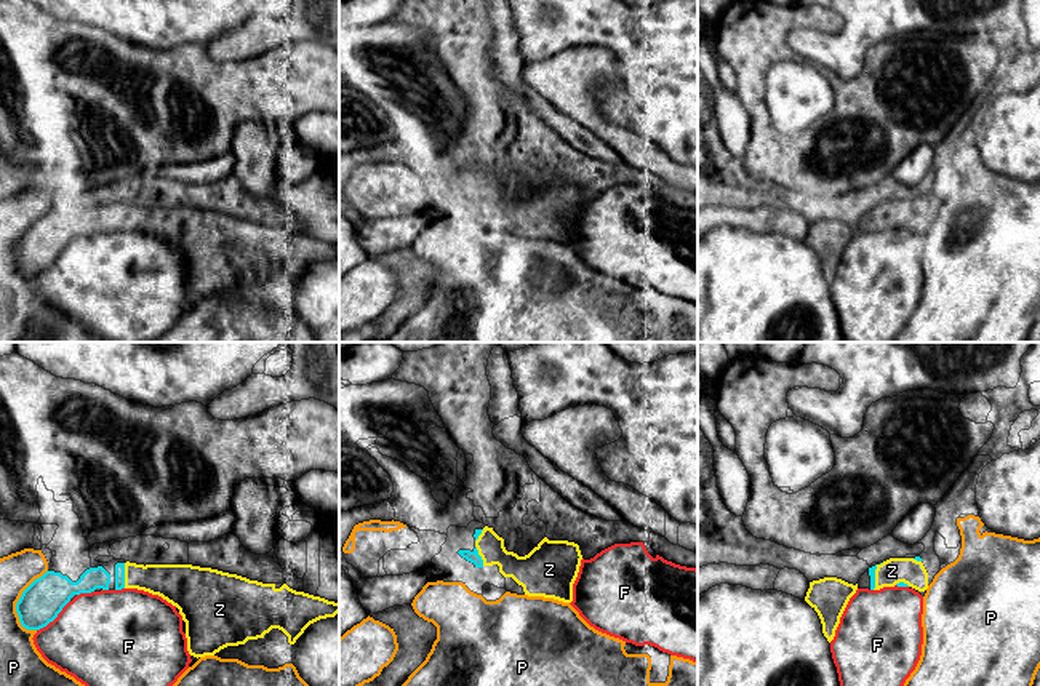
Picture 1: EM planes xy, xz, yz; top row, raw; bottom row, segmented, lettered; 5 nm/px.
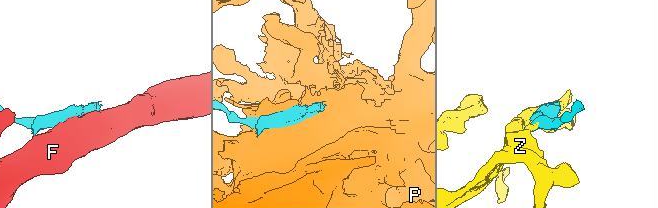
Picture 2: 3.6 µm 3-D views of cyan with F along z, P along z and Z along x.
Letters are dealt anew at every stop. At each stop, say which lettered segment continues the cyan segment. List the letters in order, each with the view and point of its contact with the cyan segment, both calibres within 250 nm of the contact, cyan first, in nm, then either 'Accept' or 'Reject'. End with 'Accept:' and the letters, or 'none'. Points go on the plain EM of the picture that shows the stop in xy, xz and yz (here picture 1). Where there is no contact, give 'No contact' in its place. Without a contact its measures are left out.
F: Touches cyan at xy (55, 259). Thickness 200 nm (cyan) against 480 nm. Reject
P: Touches cyan at xy (20, 242). Thickness 200 nm (cyan) against 180 nm. Reject
Z: Touches cyan at xy (124, 218). Thickness 50 nm (cyan) against 180 nm. Accept
Accept: Z

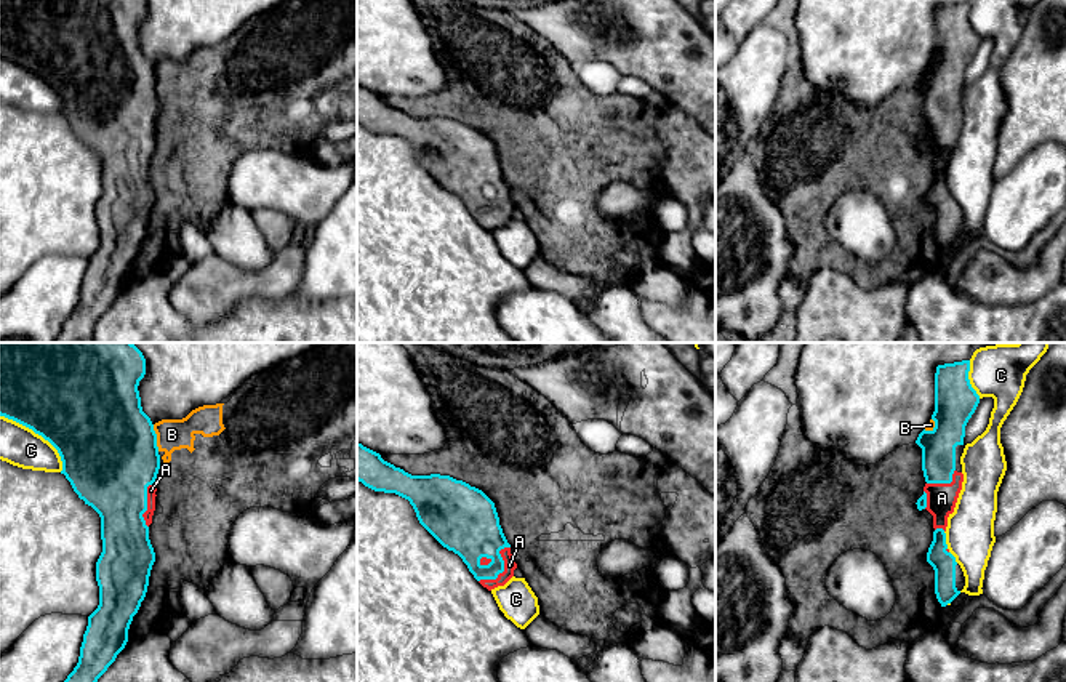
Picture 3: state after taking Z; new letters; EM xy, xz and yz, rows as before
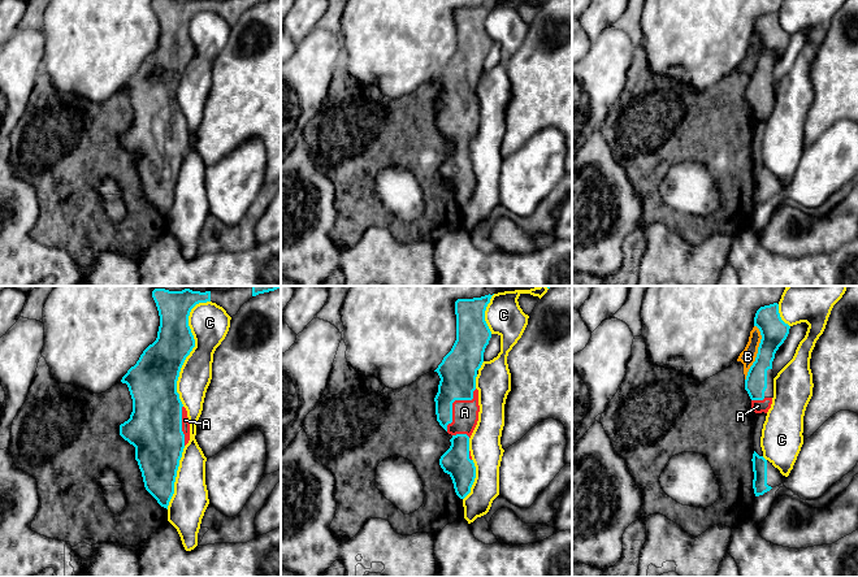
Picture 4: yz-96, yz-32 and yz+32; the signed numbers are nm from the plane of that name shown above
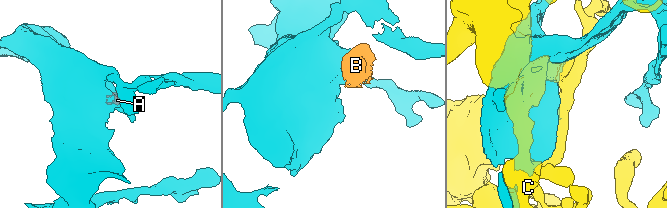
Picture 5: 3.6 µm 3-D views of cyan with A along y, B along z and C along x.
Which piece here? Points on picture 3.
A: Touches cyan at xz (503, 210). Thickness 280 nm (cyan) against 60 nm. Accept
B: Touches cyan at xy (156, 79). Thickness 500 nm (cyan) against 160 nm. Reject
C: Touches cyan at xy (39, 76). Thickness 480 nm (cyan) against 200 nm. Reject
Accept: A

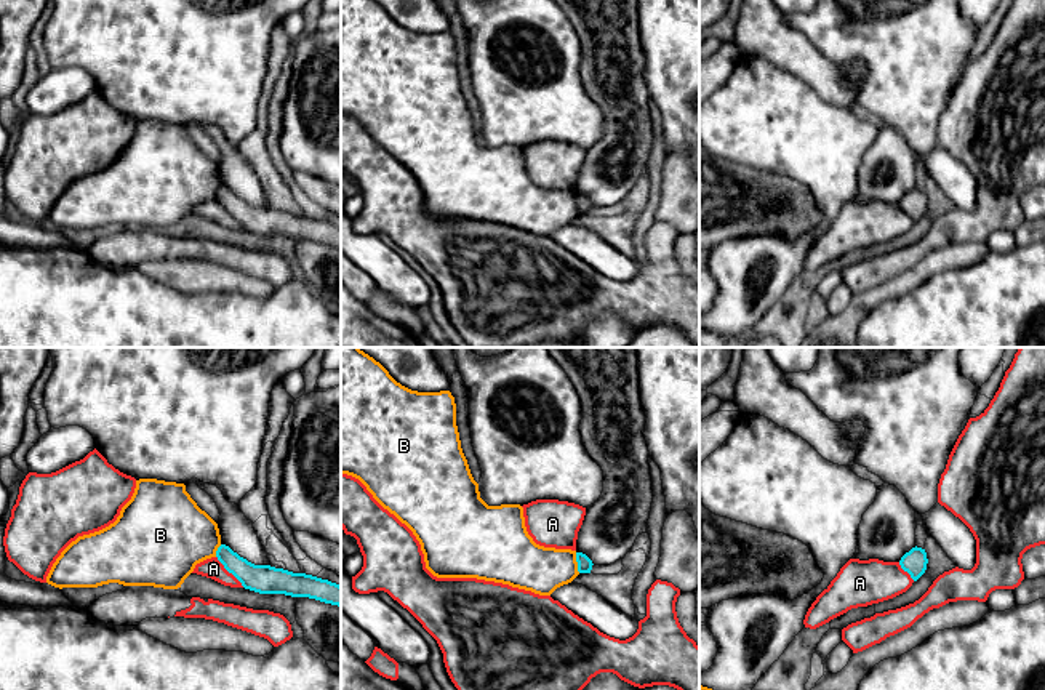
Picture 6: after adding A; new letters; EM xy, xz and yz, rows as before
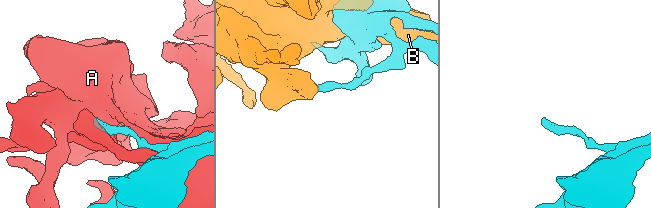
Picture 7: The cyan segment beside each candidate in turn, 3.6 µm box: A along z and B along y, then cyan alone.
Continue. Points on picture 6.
A: Touches cyan at xy (229, 213). Thickness 140 nm (cyan) against 100 nm. Reject
B: Touches cyan at xz (576, 202). Thickness 80 nm (cyan) against 240 nm. Reject
Accept: none

